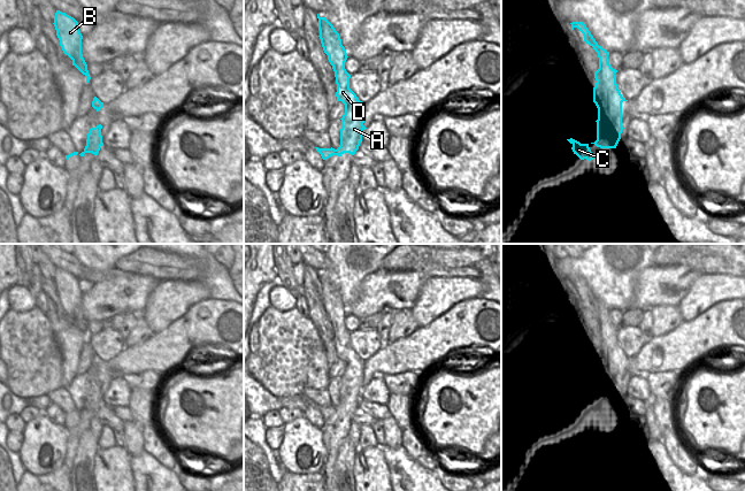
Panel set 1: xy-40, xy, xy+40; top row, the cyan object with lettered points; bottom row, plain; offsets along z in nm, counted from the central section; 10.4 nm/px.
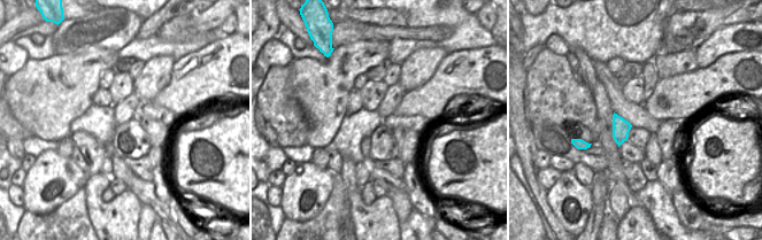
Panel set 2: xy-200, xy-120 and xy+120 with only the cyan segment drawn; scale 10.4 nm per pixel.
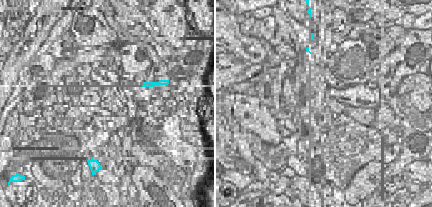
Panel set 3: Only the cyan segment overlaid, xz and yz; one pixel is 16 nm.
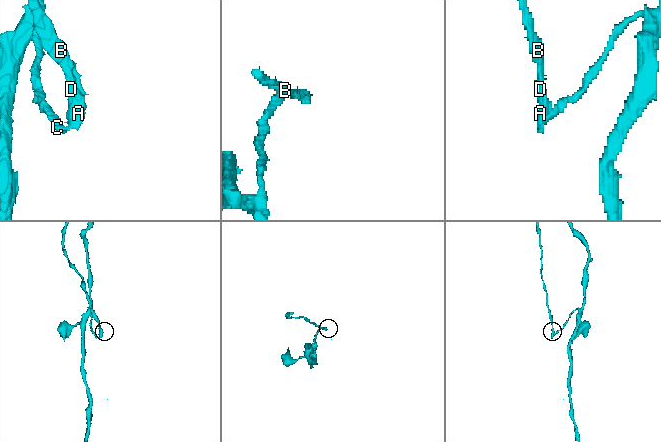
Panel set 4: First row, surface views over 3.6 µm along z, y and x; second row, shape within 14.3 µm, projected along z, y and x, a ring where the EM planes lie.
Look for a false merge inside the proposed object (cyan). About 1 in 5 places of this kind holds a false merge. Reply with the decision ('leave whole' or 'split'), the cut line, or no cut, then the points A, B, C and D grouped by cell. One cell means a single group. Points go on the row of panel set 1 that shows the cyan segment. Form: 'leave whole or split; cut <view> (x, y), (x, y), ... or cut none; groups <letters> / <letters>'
split; cut xy (335, 150), (337, 154); groups A B D / C

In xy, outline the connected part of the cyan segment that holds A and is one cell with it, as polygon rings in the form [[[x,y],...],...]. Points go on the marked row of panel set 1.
[[[327,17],[318,18],[320,39],[324,53],[332,66],[337,84],[337,101],[345,105],[345,113],[341,120],[340,129],[340,145],[336,149],[338,156],[344,153],[352,155],[359,149],[362,141],[362,131],[367,128],[364,123],[364,102],[360,101],[356,94],[350,89],[351,75],[345,69],[347,54],[345,47],[341,45],[339,33]]]

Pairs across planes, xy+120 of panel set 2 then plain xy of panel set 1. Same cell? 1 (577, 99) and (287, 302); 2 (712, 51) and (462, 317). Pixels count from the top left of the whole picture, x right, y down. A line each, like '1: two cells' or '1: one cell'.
1: two cells
2: two cells

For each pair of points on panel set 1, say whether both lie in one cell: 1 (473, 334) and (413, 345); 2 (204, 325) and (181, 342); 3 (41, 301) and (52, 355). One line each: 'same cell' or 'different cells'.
1: same cell
2: same cell
3: different cells

